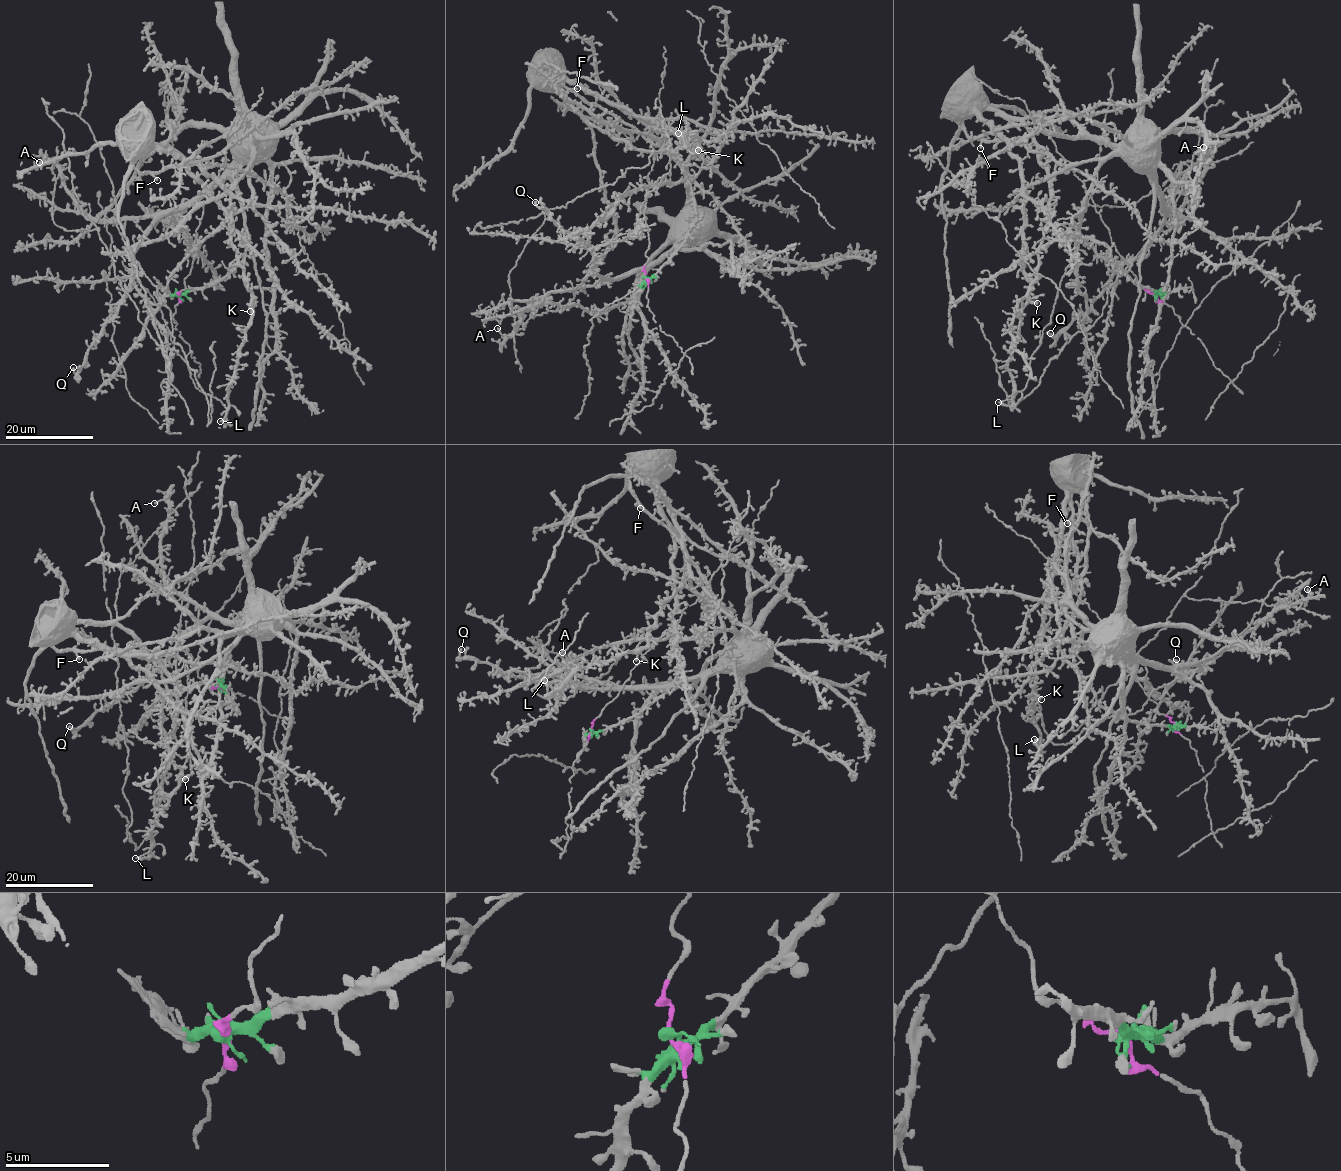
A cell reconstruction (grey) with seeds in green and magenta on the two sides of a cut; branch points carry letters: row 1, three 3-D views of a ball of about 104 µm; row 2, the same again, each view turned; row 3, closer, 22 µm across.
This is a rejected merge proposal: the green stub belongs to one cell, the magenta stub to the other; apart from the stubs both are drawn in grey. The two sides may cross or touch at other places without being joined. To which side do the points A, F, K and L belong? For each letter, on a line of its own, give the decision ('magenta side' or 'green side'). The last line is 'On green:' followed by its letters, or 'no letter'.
A: magenta side
F: green side
K: green side
L: green side
On green: F, K, L

